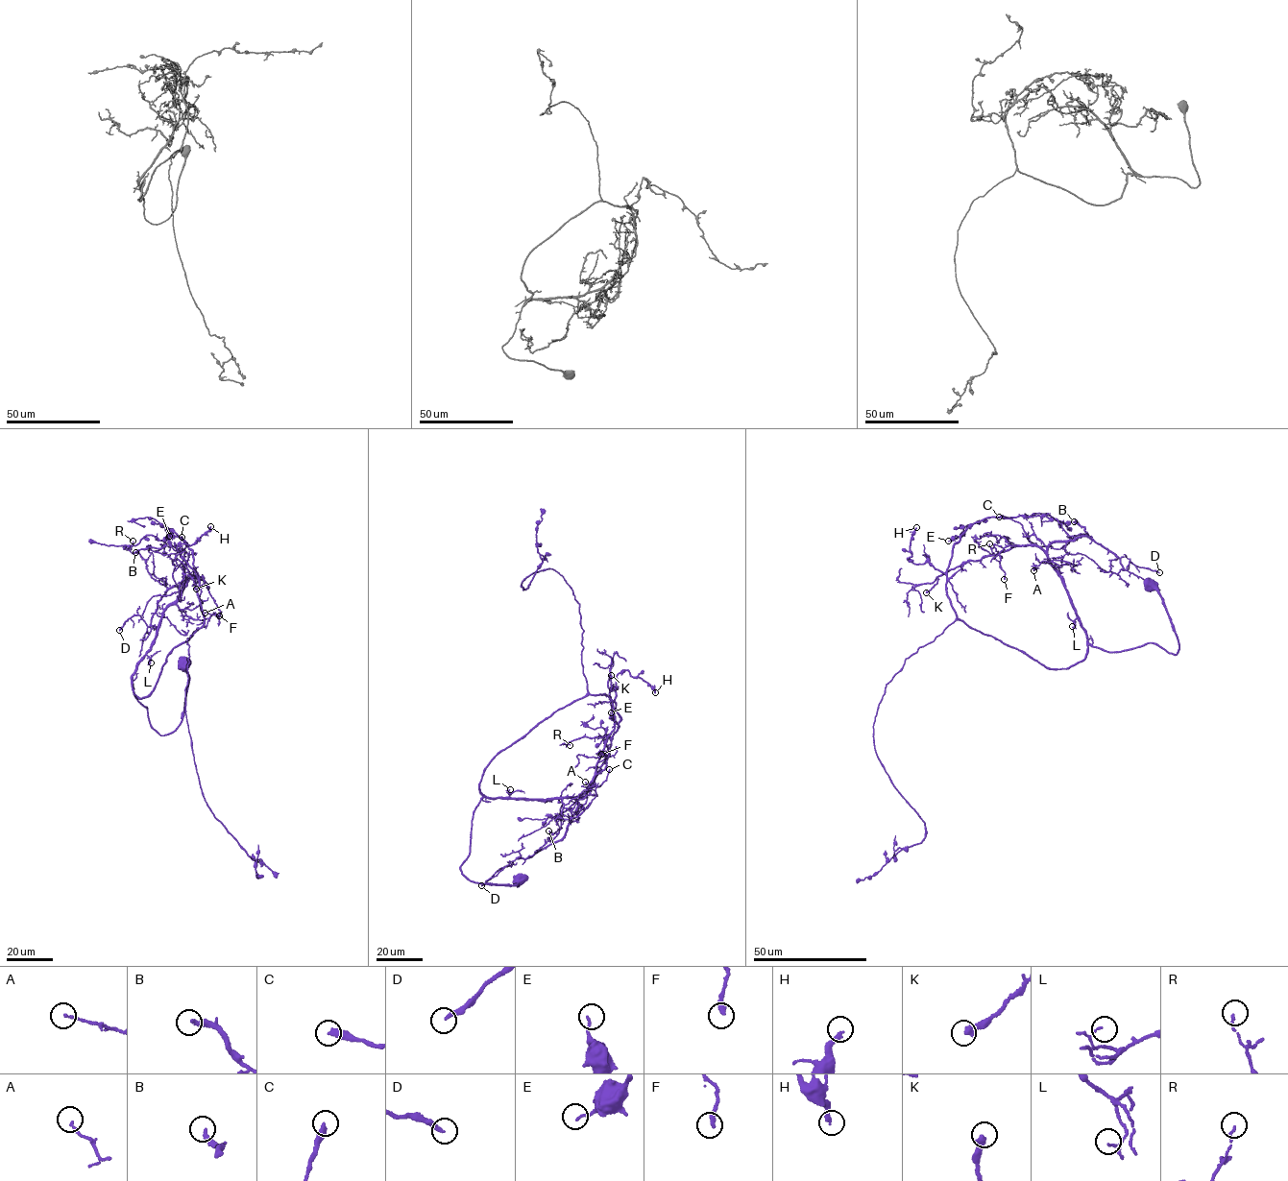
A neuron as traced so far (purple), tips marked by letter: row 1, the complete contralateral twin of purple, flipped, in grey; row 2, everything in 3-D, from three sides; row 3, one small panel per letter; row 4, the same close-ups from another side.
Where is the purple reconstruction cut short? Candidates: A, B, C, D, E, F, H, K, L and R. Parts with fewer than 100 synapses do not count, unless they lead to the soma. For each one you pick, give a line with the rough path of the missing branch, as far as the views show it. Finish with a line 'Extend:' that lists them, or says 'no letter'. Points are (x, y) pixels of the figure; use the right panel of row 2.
H: missing branch runs (916, 527), (926, 499), (939, 492), (958, 472), (980, 437)
Extend: H

